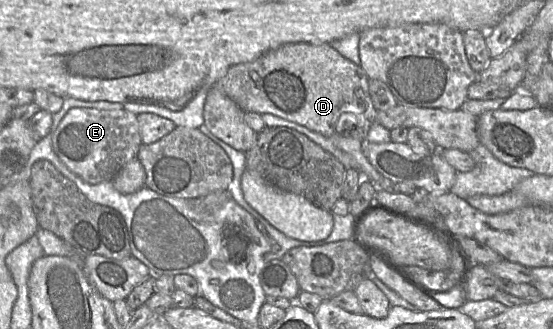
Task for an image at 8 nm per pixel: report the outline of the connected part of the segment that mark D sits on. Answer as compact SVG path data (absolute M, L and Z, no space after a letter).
M299 42L281 45L254 61L230 67L216 86L245 112L273 114L330 137L357 126L359 117L366 116L376 122L377 110L369 94L368 80L369 77L360 65L341 55L329 43Z

